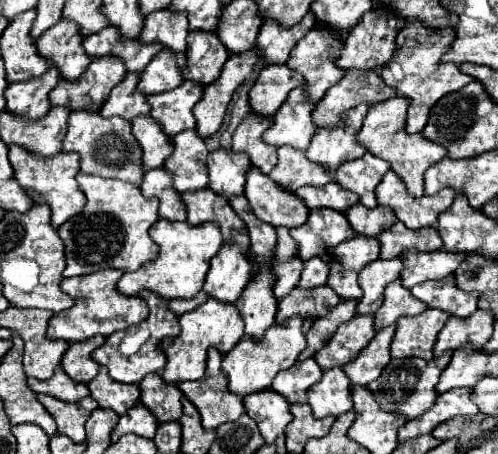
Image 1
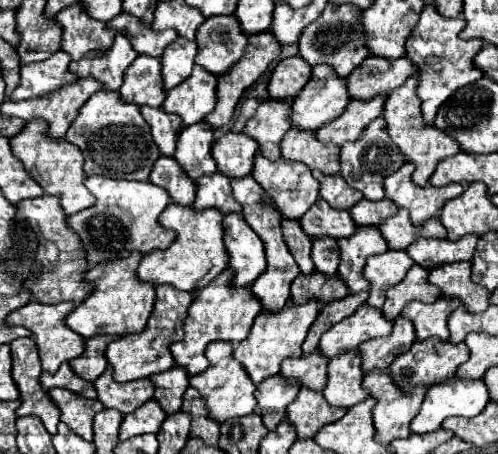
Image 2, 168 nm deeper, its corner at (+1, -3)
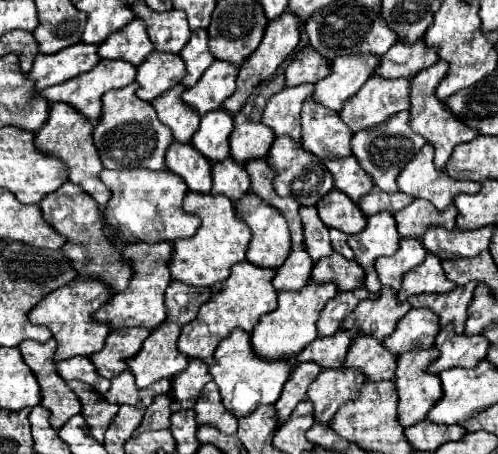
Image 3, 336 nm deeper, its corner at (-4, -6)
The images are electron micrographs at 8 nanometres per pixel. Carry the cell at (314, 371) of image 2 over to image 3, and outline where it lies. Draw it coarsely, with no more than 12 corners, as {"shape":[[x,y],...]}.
{"shape":[[349,332],[317,338],[297,362],[315,362],[323,370],[341,368]]}

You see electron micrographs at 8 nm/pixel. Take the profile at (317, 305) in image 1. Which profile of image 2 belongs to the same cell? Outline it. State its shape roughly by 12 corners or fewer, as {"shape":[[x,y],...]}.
{"shape":[[318,271],[298,275],[292,283],[292,301],[318,297],[320,303],[344,299],[346,283]]}

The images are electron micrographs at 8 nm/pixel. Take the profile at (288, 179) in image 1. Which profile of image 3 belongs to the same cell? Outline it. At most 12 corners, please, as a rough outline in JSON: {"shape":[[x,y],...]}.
{"shape":[[305,100],[301,144],[319,160],[351,156],[337,112]]}

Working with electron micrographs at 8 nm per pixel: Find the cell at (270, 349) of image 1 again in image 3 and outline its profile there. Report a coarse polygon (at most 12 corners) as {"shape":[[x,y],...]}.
{"shape":[[335,284],[279,292],[251,332],[253,352],[291,362],[317,338]]}

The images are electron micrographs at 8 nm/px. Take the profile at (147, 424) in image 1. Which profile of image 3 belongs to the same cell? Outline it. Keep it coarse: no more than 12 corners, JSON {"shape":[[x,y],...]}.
{"shape":[[157,396],[133,436],[169,428],[171,396]]}

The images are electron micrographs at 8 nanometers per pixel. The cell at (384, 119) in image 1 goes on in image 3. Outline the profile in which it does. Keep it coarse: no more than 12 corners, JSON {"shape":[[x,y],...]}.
{"shape":[[439,60],[411,78],[409,126],[435,148],[437,170],[477,132],[437,100]]}

